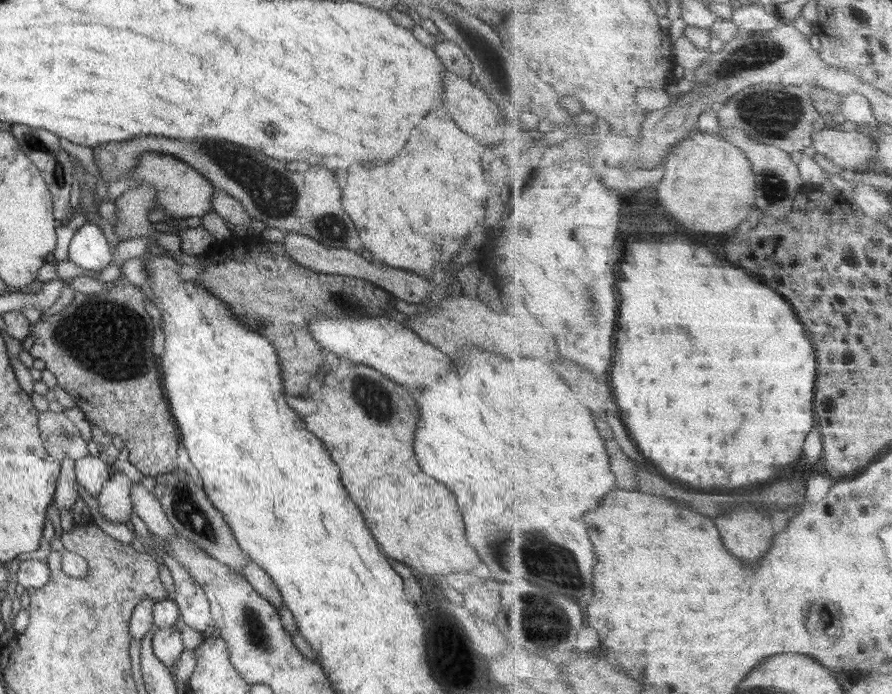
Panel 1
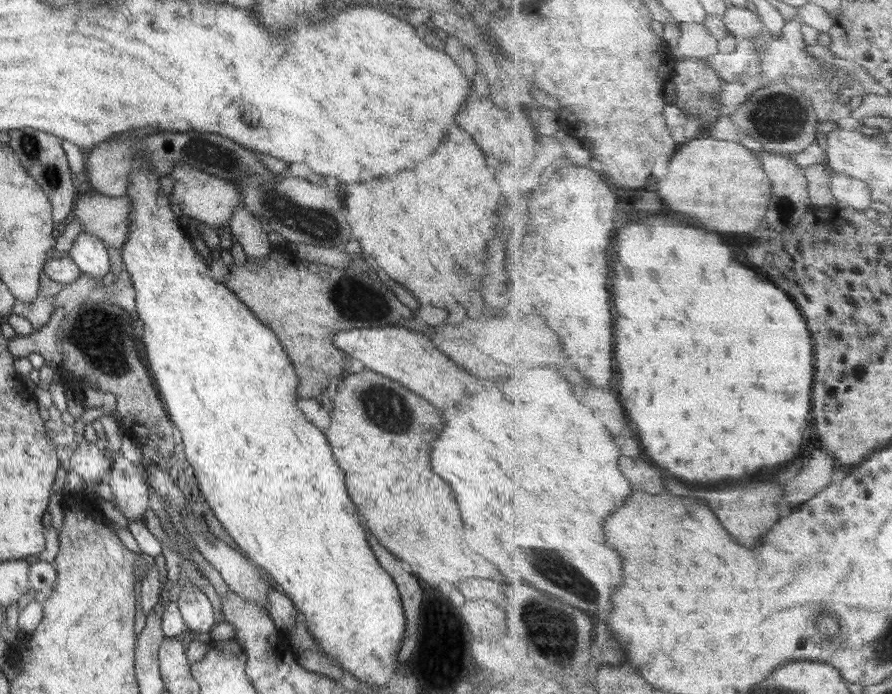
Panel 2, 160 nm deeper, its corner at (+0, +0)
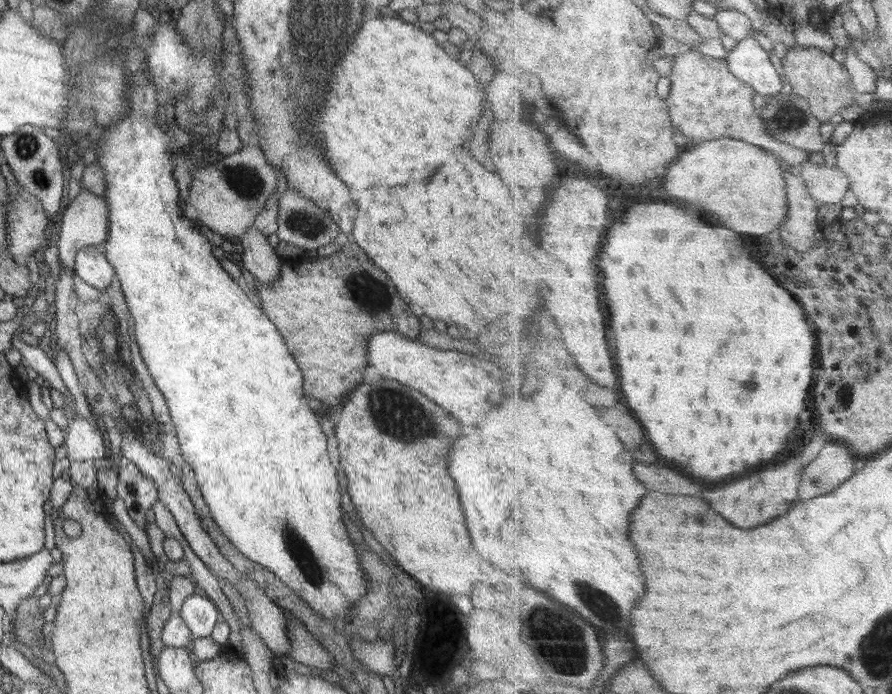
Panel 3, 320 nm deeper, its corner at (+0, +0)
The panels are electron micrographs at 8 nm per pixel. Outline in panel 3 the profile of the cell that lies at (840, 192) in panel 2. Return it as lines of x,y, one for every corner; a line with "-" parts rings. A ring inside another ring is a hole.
809,161
799,166
798,171
808,184
812,197
819,204
839,204
851,188
849,177
836,166
813,164

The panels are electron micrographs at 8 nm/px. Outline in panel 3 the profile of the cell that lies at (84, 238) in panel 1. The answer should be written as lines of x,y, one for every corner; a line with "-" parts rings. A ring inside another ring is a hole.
87,246
76,252
73,273
85,284
103,292
114,279
114,270
98,246

